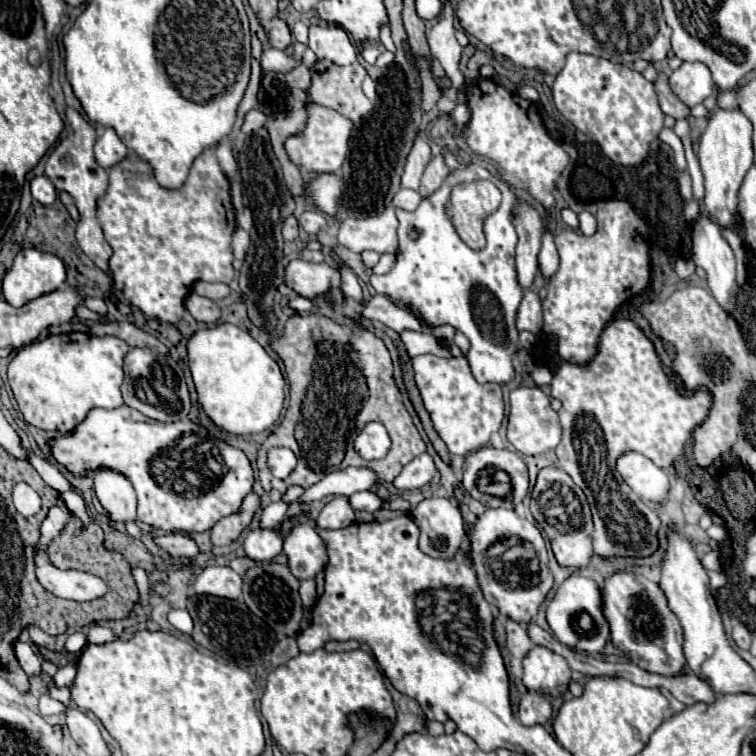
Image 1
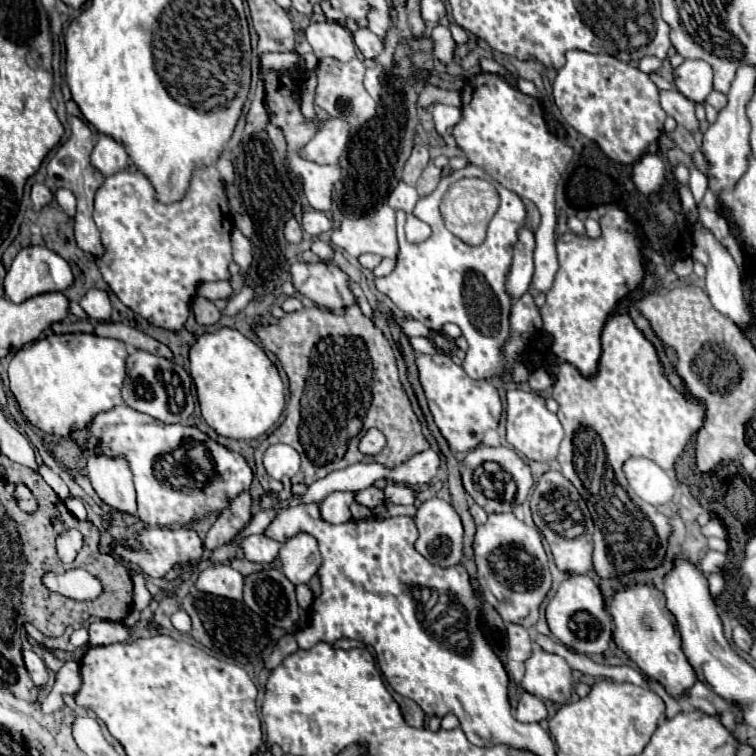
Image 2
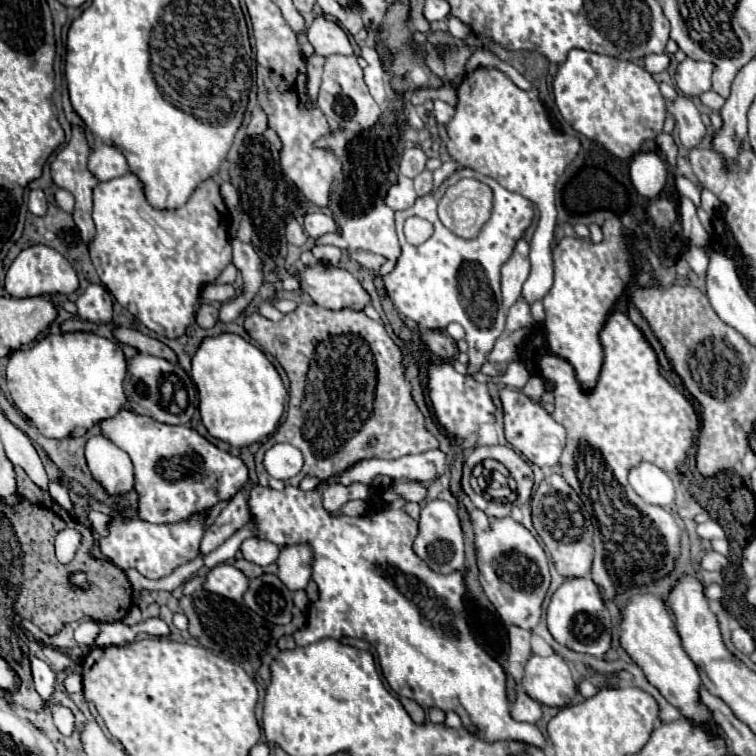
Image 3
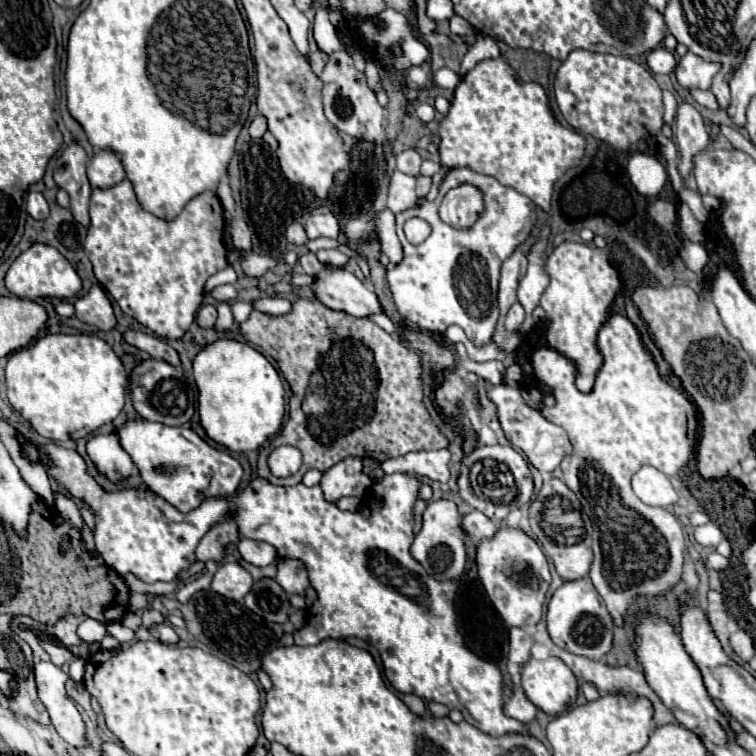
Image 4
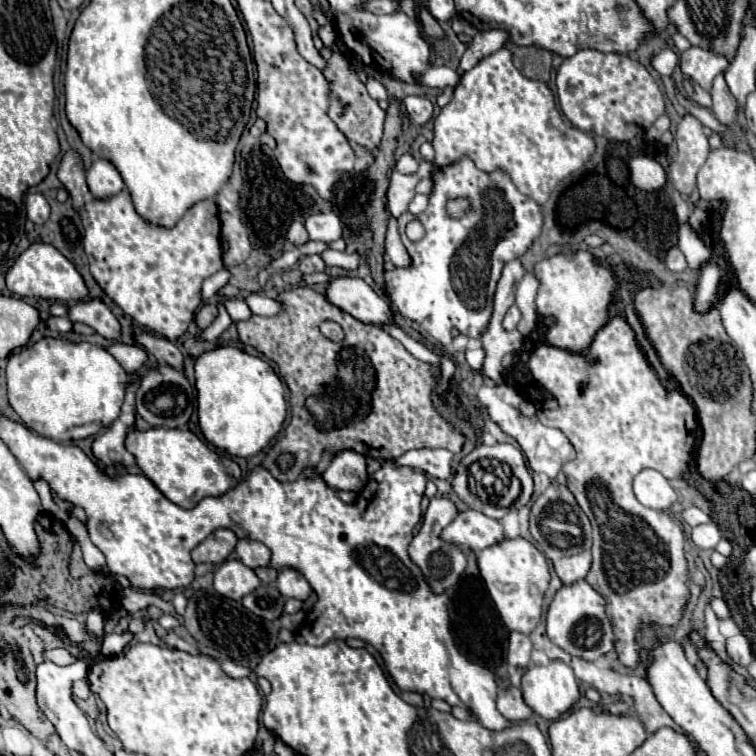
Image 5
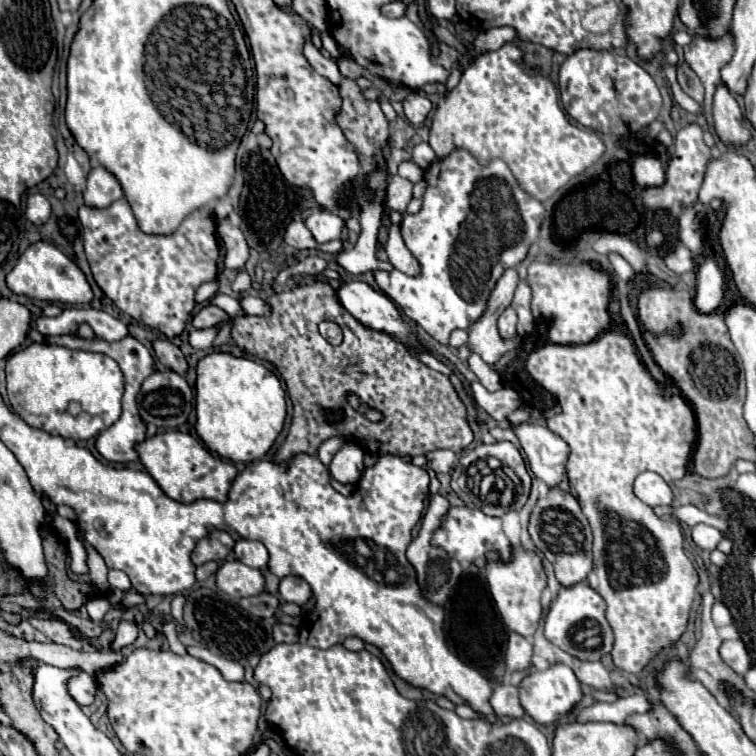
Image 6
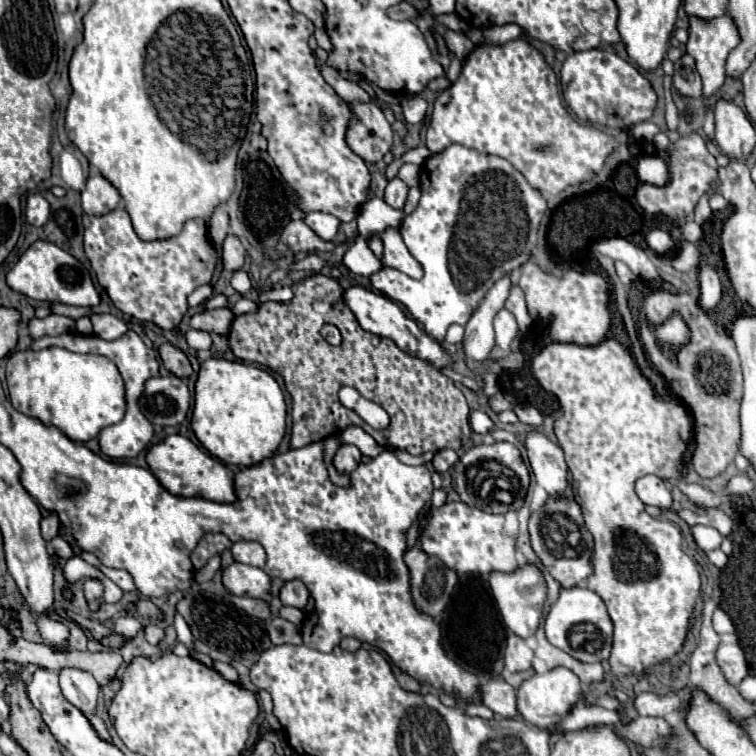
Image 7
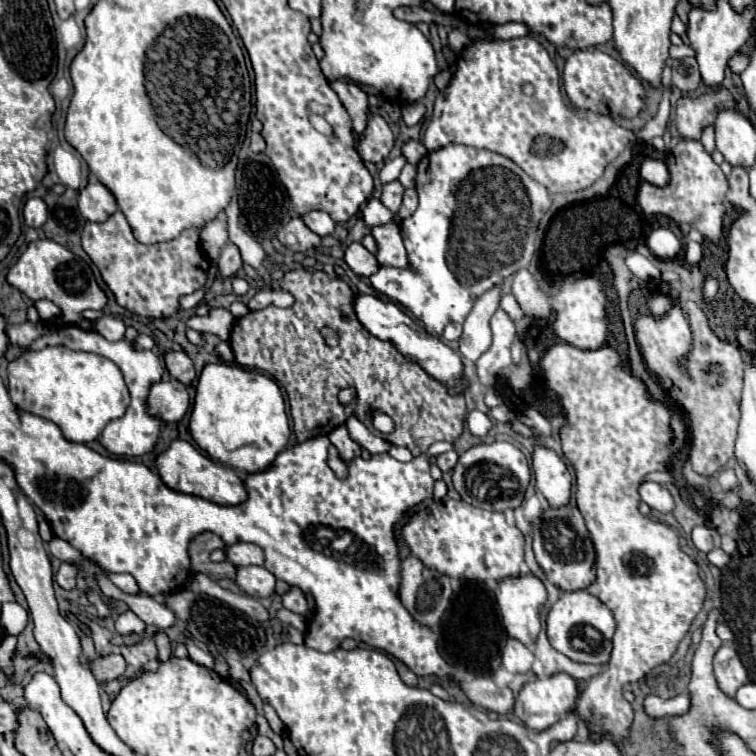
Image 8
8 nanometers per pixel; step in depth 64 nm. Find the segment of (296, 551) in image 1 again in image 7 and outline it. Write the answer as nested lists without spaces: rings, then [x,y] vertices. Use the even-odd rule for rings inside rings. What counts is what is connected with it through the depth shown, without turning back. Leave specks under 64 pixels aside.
[[[292,580],[292,582],[286,582],[282,592],[280,592],[280,600],[284,606],[294,606],[294,608],[304,608],[306,602],[308,602],[308,588],[298,582],[298,580]]]

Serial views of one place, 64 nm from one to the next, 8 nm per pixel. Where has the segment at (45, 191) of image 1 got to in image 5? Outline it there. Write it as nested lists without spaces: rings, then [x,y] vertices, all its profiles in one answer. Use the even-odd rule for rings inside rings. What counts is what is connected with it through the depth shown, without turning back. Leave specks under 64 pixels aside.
[[[38,192],[28,194],[26,196],[26,214],[28,214],[28,220],[32,220],[34,224],[44,224],[50,216],[50,204]]]

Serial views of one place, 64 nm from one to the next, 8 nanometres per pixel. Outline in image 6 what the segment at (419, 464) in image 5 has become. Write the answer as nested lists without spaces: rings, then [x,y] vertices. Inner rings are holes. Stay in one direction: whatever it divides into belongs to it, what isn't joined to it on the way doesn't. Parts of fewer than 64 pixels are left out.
[[[434,450],[430,454],[426,454],[428,458],[428,466],[436,472],[436,474],[444,474],[450,472],[452,464],[456,462],[456,454],[450,450]]]

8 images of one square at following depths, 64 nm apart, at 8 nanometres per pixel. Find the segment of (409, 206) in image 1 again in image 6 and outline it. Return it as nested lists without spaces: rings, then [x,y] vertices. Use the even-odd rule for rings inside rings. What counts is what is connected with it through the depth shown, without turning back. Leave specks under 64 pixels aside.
[[[398,174],[392,176],[392,180],[388,182],[388,188],[386,188],[386,204],[392,210],[406,212],[406,206],[408,206],[410,200],[412,200],[412,184],[410,184],[410,180],[402,180]]]

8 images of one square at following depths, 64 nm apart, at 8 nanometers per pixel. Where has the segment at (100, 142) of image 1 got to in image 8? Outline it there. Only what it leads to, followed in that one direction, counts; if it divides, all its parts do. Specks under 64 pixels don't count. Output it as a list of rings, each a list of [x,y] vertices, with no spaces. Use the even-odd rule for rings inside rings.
[[[90,180],[88,186],[80,190],[78,208],[80,214],[90,222],[106,222],[118,210],[114,196],[106,186],[98,184],[98,180]]]

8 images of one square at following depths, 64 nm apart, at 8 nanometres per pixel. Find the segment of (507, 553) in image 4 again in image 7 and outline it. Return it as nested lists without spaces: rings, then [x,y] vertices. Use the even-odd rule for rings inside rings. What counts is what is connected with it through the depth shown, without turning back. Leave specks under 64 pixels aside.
[[[526,564],[524,568],[518,568],[510,574],[494,572],[490,576],[490,588],[496,598],[496,604],[500,608],[506,628],[510,632],[514,632],[516,636],[520,636],[522,640],[534,636],[538,630],[538,624],[540,624],[540,618],[542,618],[542,606],[546,602],[546,582],[544,582],[542,572],[530,564]]]

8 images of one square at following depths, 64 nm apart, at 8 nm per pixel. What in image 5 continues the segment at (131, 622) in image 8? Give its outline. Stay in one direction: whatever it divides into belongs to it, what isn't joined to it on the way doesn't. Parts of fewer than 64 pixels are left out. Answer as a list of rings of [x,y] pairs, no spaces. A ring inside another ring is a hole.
[[[124,630],[122,634],[108,634],[102,642],[102,654],[104,656],[116,656],[120,654],[130,642],[134,640],[134,634],[130,630]]]

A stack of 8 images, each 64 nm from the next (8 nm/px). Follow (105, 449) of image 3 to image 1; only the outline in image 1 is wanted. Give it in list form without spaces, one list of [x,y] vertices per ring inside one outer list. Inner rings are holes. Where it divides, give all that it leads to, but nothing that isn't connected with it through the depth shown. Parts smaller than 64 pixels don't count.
[[[98,468],[92,472],[92,478],[94,492],[112,520],[122,524],[136,520],[136,492],[128,476],[112,468]]]

